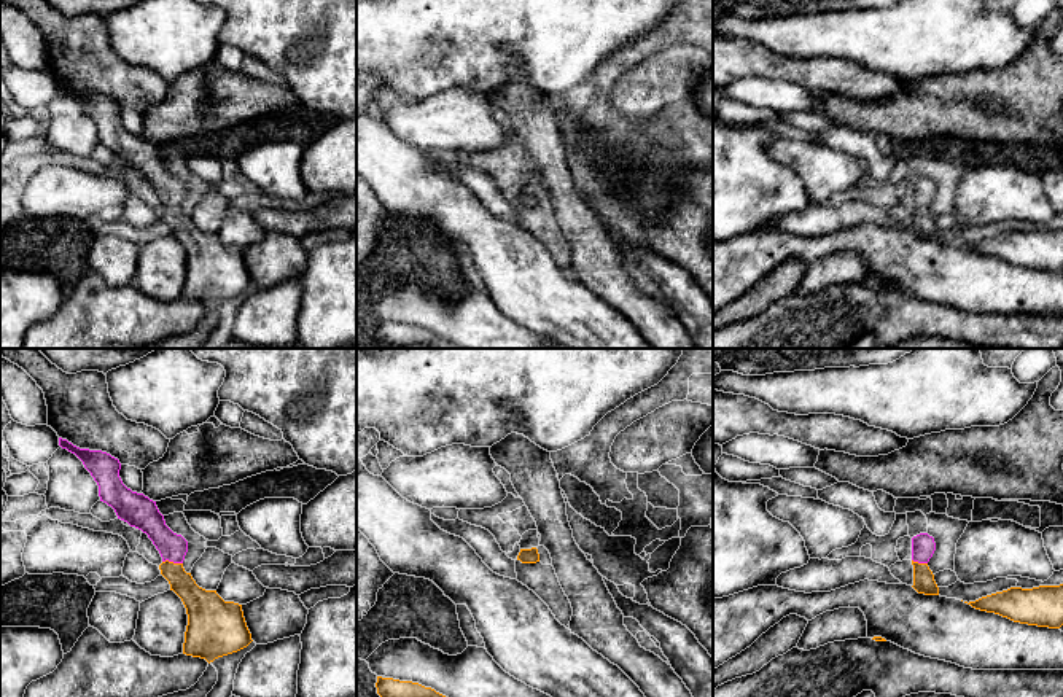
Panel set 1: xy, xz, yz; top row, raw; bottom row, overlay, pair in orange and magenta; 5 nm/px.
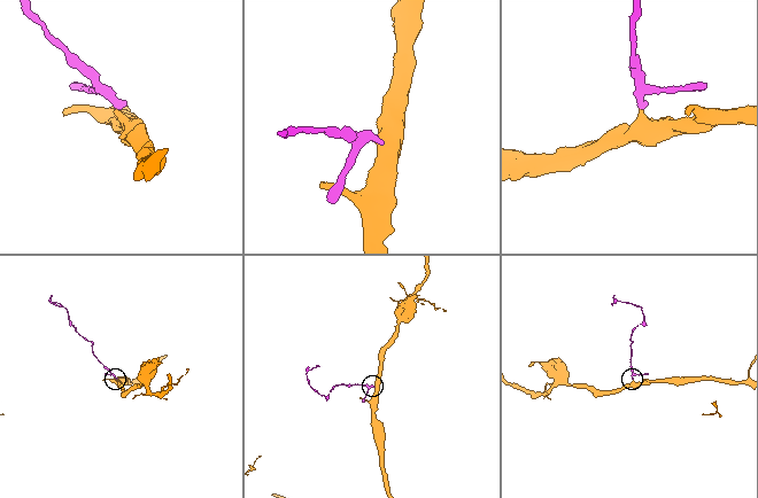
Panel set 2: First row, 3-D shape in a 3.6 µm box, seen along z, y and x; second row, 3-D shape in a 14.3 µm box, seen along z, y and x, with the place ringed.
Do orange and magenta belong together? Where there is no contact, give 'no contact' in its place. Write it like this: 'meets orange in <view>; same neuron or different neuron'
meets orange in xy; same neuron

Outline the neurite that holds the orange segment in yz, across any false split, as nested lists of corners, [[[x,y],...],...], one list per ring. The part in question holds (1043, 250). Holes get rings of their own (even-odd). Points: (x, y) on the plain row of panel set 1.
[[[1063,228],[1033,232],[1010,231],[968,248],[1020,267],[1049,272],[1063,269]]]

